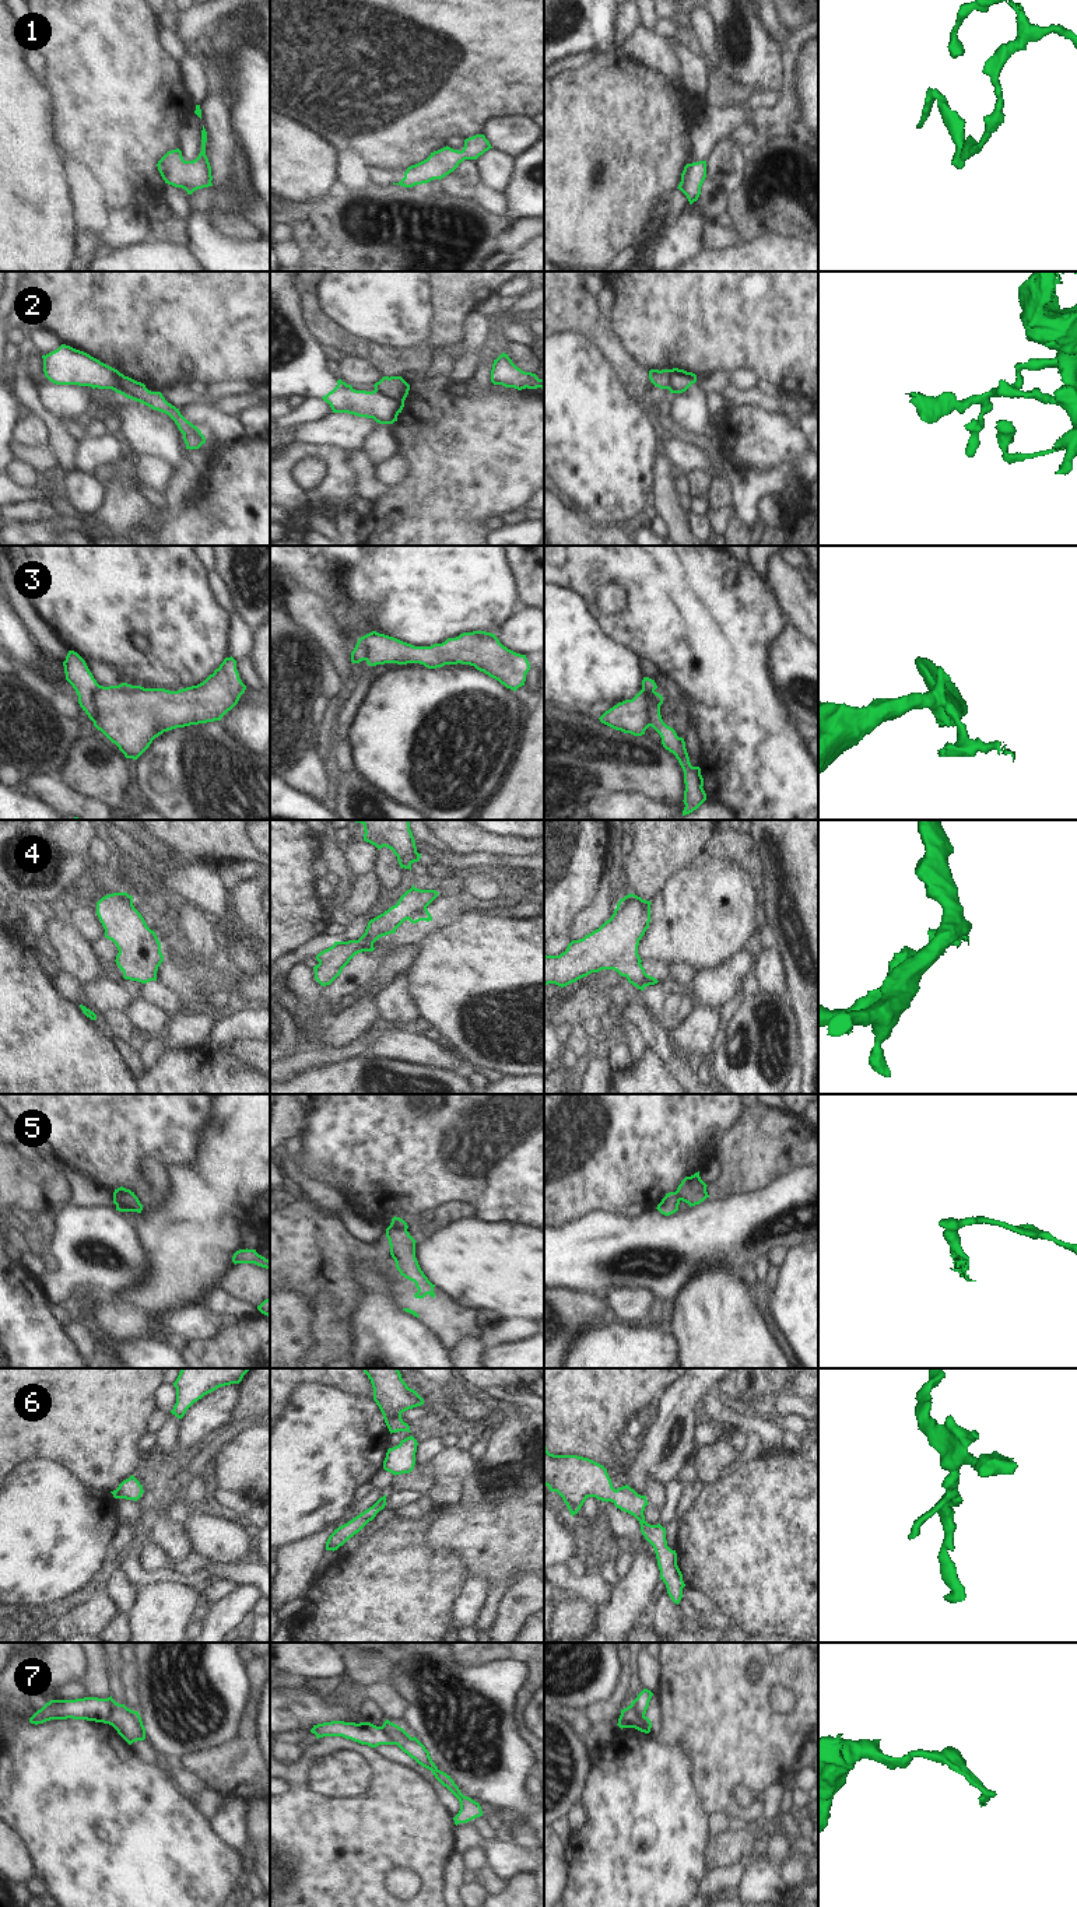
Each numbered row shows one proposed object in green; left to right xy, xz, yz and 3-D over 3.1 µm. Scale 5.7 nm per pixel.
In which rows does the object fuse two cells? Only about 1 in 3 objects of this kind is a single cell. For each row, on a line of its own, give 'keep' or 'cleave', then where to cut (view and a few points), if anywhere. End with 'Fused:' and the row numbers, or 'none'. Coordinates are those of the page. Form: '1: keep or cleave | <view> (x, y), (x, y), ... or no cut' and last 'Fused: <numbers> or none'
1: keep | no cut
2: cleave | xz (375, 389), (403, 403)
3: cleave | xy (100, 686), (94, 693), (93, 721)
4: keep | no cut
5: cleave | xz (389, 1226), (406, 1230)
6: keep | no cut
7: cleave | xy (119, 1704), (109, 1714), (107, 1723)
Fused: 2, 3, 5, 7

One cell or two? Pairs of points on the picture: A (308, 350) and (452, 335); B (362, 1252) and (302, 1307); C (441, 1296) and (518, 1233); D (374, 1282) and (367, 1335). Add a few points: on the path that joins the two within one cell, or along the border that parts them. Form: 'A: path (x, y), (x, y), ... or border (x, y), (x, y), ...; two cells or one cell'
A: border (305, 321), (311, 333), (323, 349); two cells
B: border (284, 1289), (293, 1289), (311, 1297); two cells
C: border (435, 1285), (446, 1290), (462, 1304), (476, 1307); two cells
D: path (376, 1294), (376, 1322); one cell

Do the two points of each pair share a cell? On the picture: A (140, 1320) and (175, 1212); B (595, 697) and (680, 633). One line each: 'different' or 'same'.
A: same
B: different

